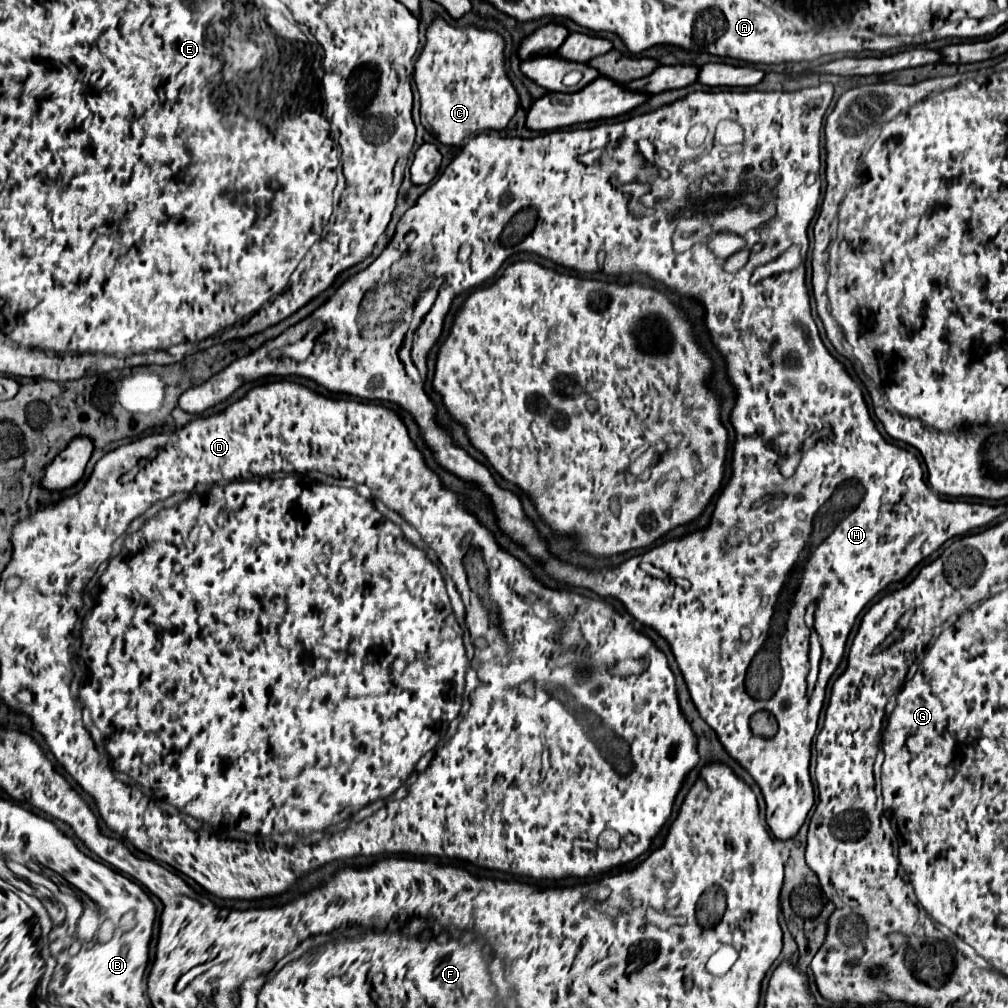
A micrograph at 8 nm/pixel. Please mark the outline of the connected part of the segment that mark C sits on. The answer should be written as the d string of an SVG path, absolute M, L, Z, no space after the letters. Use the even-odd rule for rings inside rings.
M435 14L433 22L425 30L425 46L415 62L415 84L421 94L421 124L441 142L449 146L457 146L461 140L475 132L485 132L485 130L503 130L509 120L515 116L519 108L519 94L515 86L511 84L507 70L505 70L505 40L493 32L493 30L483 30L477 26L451 26L447 24L439 14ZM477 94L495 94L491 110L487 110L477 98Z

